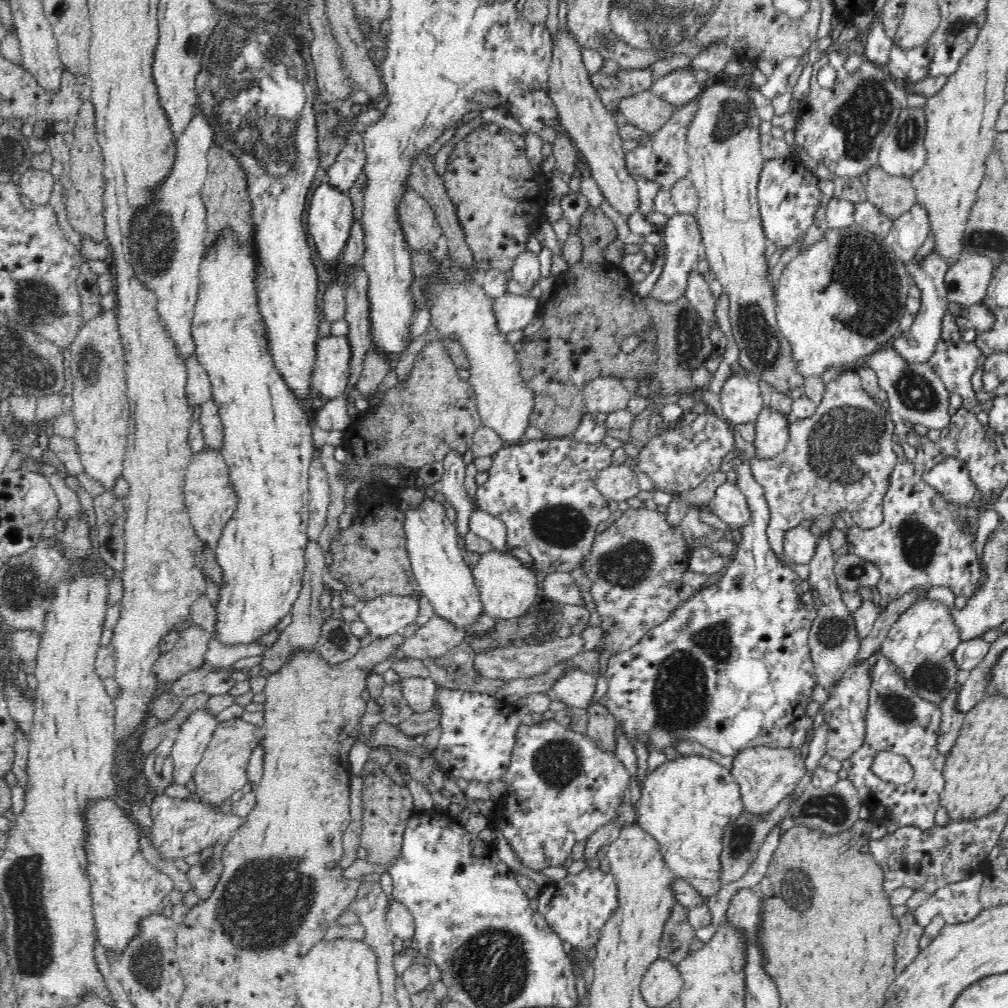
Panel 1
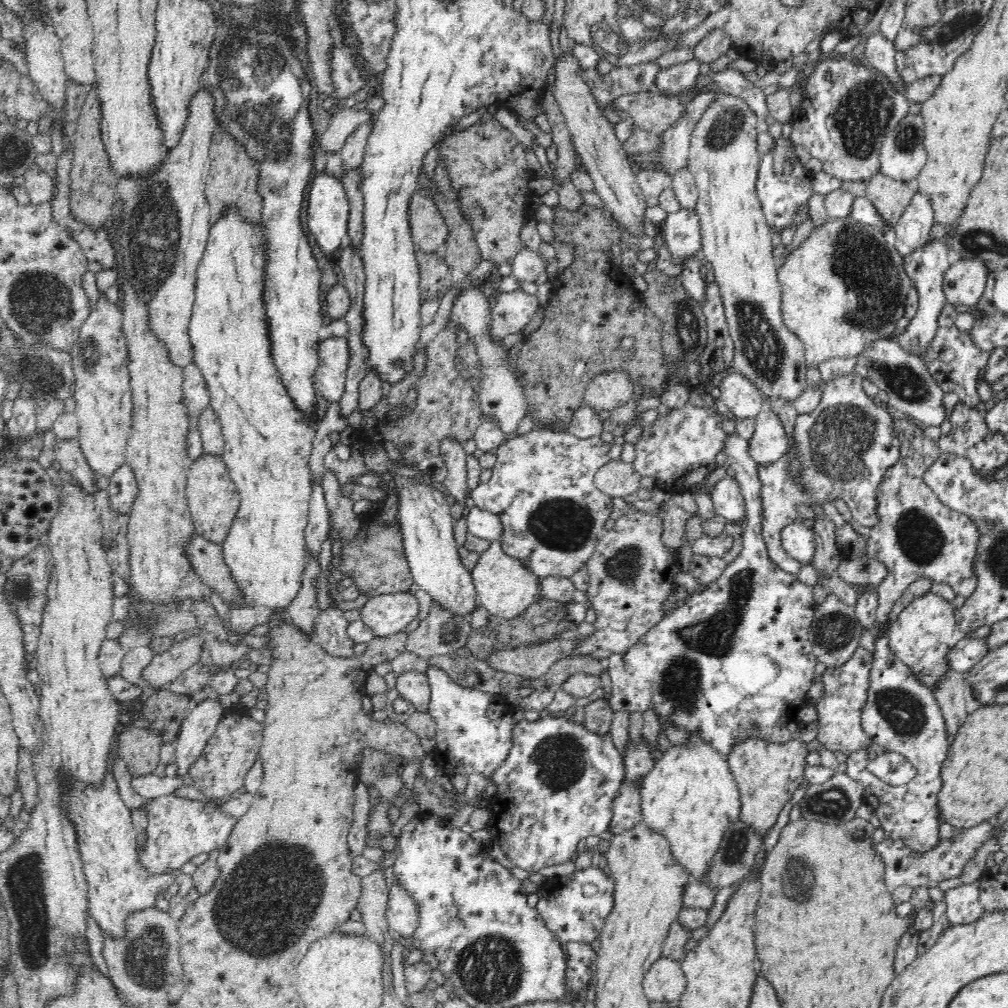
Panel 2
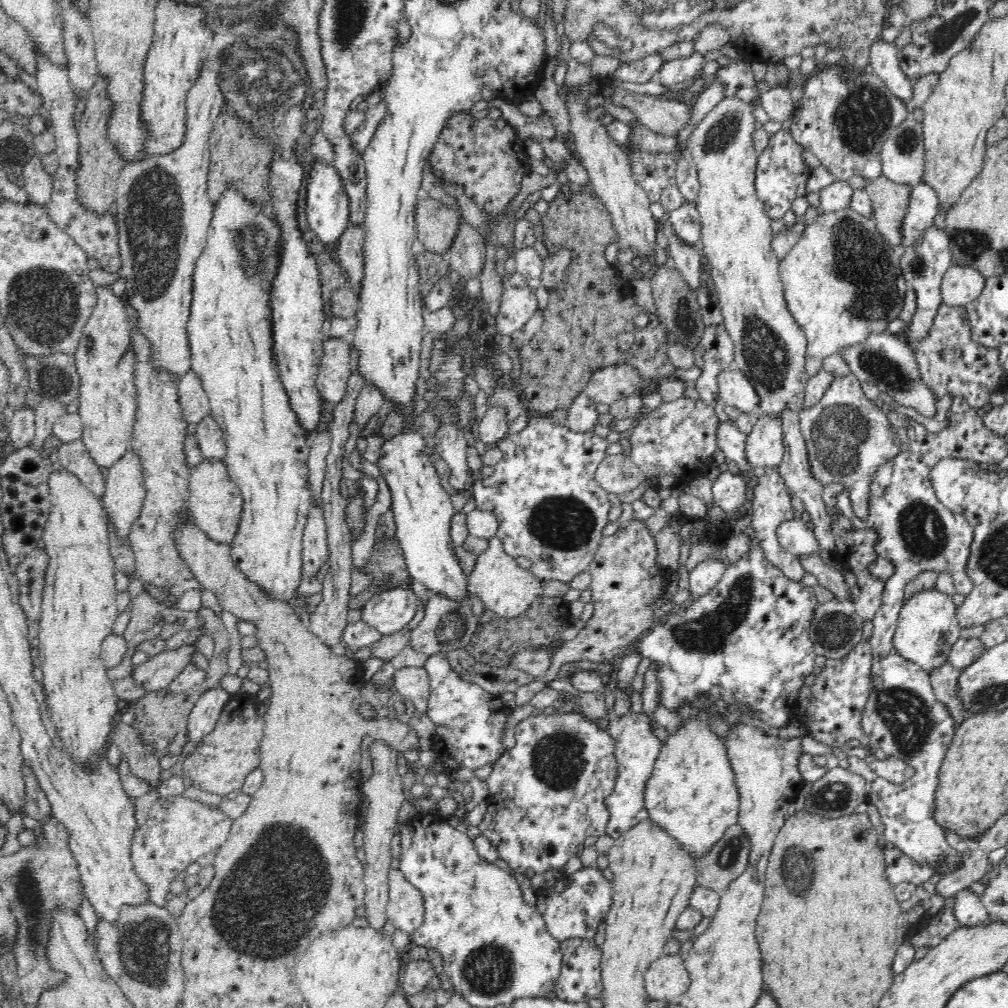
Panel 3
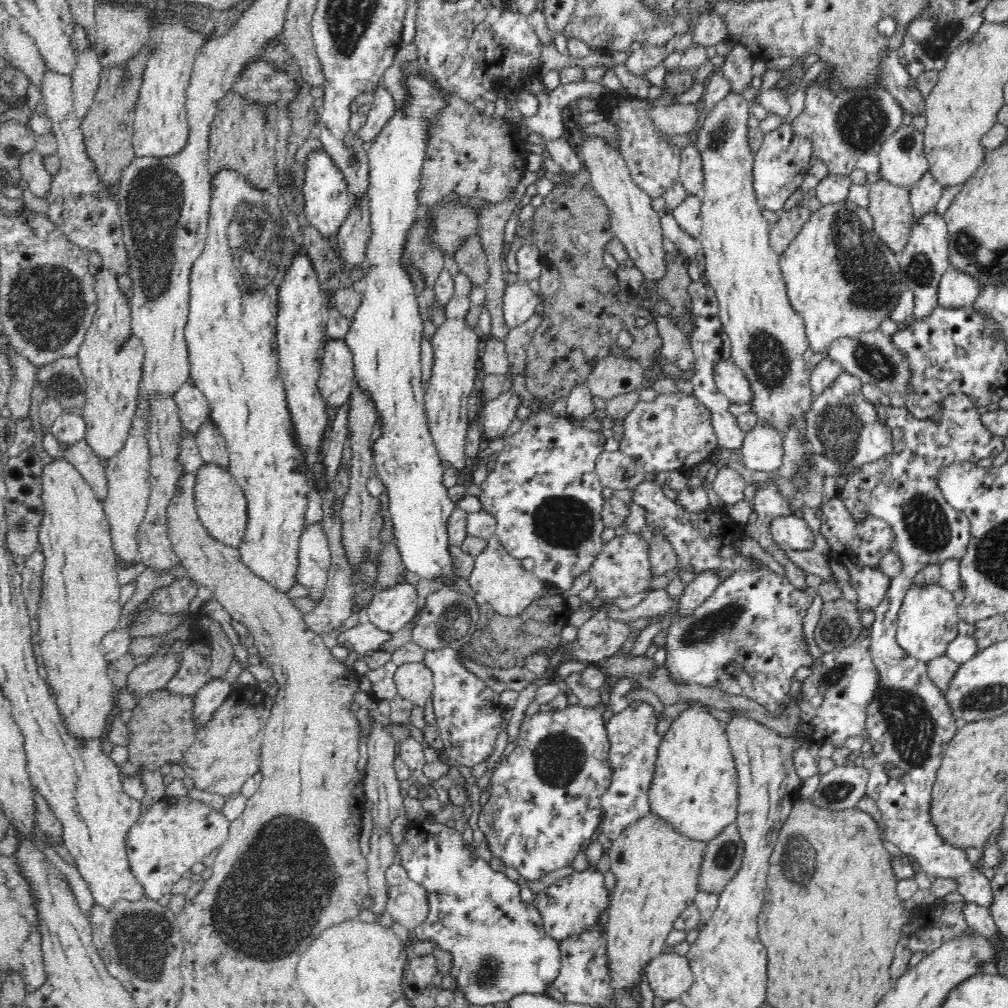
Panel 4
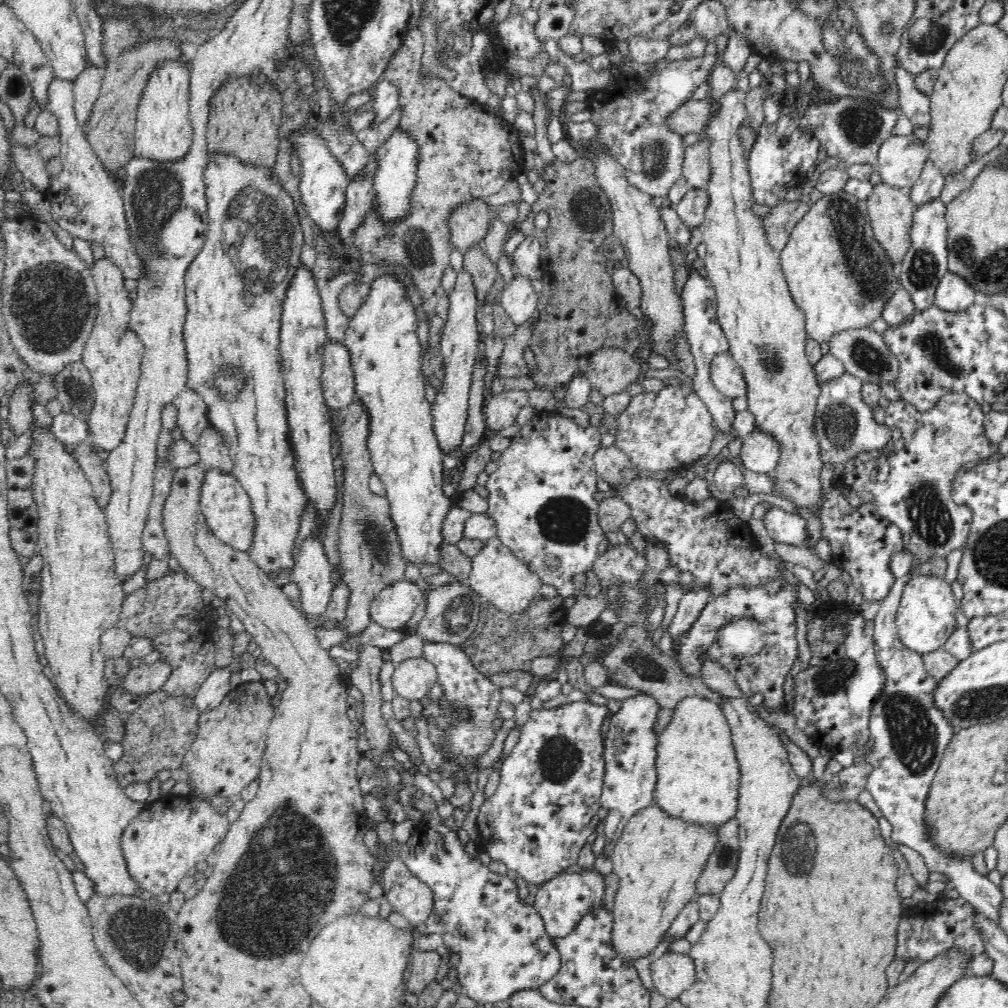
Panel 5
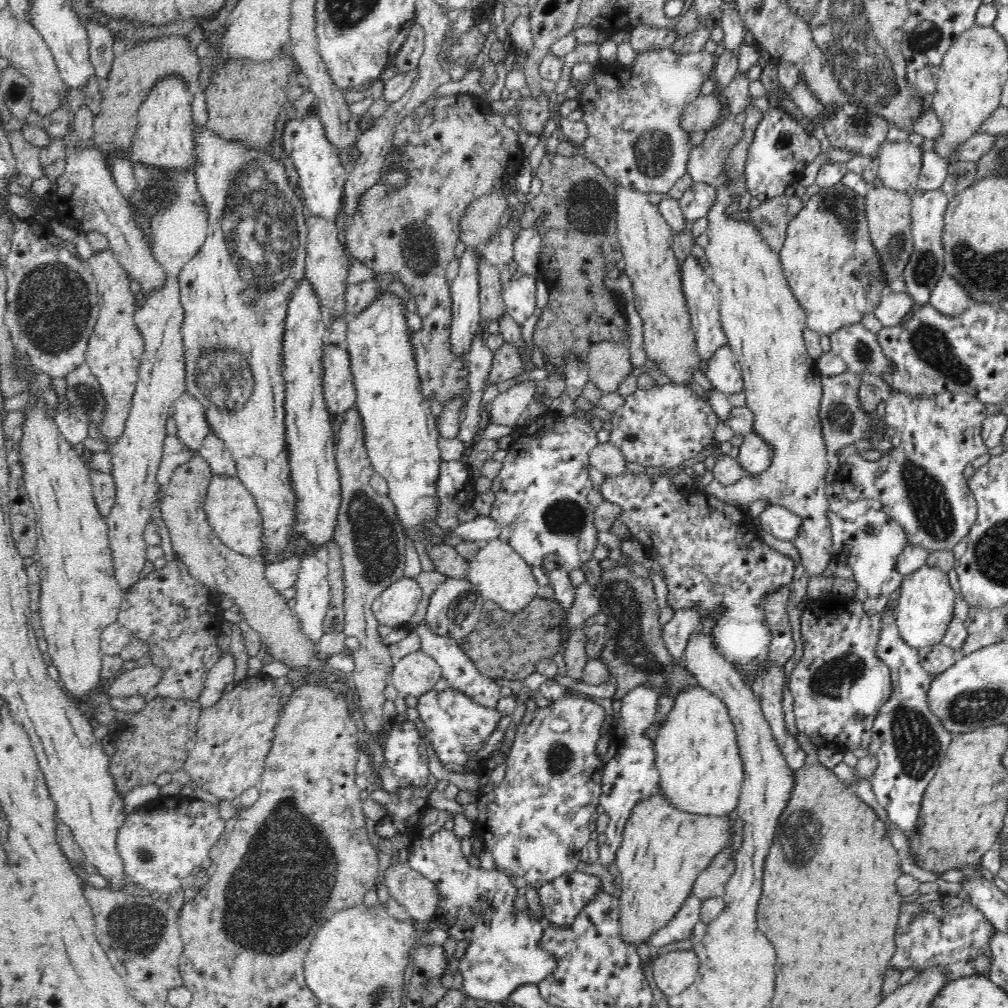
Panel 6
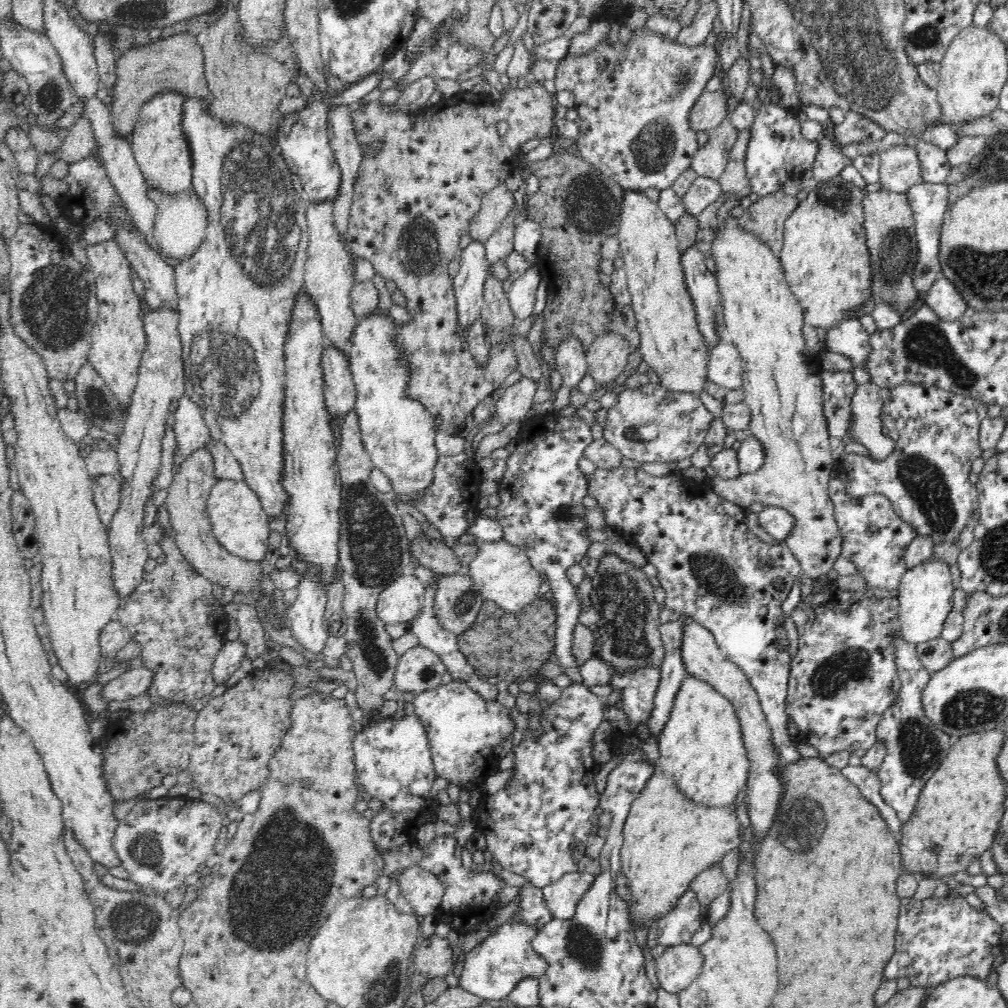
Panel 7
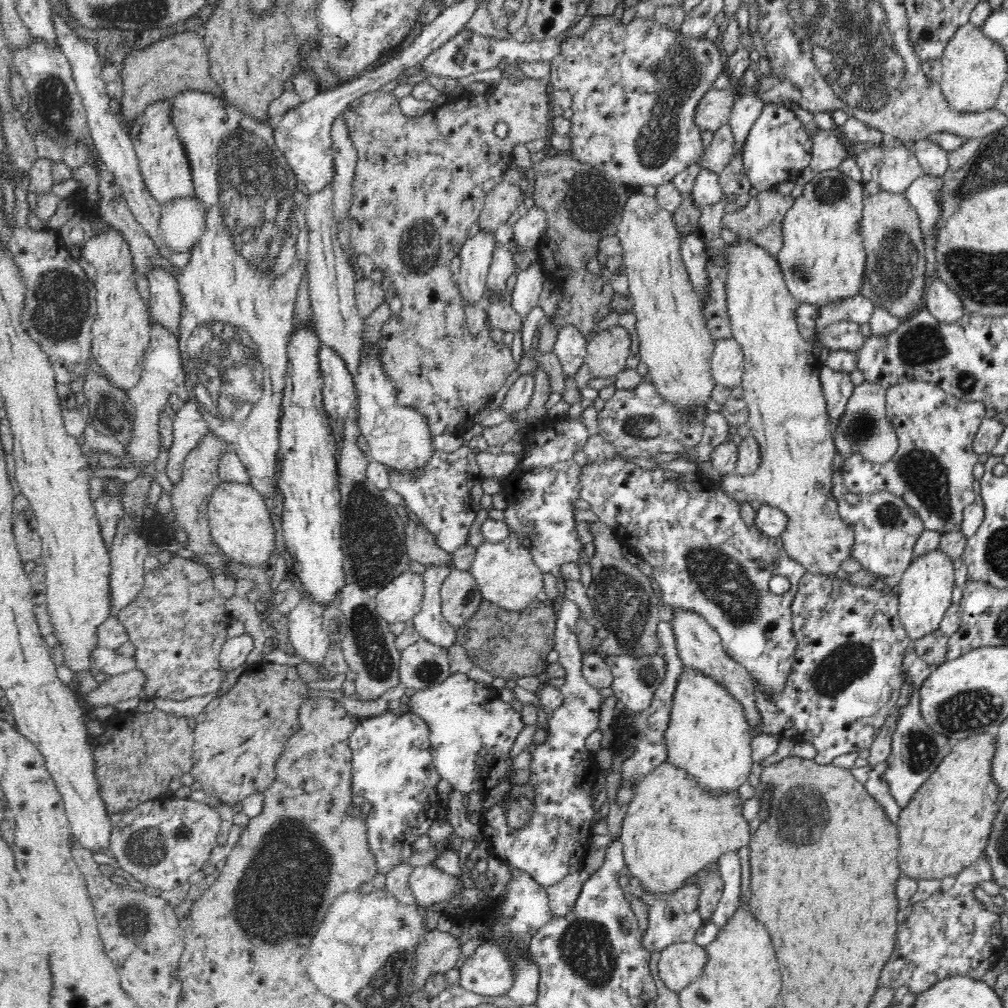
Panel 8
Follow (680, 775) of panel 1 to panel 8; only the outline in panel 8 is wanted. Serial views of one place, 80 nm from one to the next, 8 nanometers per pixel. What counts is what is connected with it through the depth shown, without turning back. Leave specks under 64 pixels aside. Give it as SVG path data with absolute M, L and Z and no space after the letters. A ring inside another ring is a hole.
M686 668L674 691L665 742L666 762L686 771L686 775L711 796L734 794L747 782L754 764L749 725L742 705L722 685Z

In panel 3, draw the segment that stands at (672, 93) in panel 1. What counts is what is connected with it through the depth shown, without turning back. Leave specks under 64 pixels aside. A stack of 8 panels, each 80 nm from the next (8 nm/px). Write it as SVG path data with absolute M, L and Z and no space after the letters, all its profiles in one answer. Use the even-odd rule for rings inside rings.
M695 51L690 58L666 61L658 72L659 82L664 86L682 84L698 76L703 65L704 57Z

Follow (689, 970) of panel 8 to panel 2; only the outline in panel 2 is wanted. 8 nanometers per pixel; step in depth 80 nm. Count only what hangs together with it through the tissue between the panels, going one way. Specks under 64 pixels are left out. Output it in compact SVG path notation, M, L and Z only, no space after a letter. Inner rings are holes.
M660 957L644 975L642 988L649 1002L679 1000L686 986L686 977L677 960Z

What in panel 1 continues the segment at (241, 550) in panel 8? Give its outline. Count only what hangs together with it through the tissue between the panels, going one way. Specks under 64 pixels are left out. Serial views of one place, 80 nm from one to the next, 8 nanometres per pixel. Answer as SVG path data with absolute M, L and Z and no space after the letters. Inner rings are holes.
M204 446L200 452L192 454L192 460L186 468L183 491L188 516L192 521L197 538L204 544L216 544L222 535L222 528L232 518L238 502L228 465L220 449L214 450Z

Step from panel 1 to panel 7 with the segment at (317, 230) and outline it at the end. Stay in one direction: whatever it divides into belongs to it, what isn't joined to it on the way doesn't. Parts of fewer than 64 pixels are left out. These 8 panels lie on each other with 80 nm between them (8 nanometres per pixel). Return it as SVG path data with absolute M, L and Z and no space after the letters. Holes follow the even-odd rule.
M380 70L378 73L363 78L360 82L350 85L344 92L338 92L335 97L311 99L304 109L288 113L278 129L276 143L281 155L285 158L287 166L292 174L297 175L298 187L301 187L301 194L309 204L319 205L320 203L330 203L336 200L338 189L341 183L341 170L336 162L333 148L331 147L326 128L326 118L328 110L334 104L348 104L353 106L362 96L374 90L384 75Z

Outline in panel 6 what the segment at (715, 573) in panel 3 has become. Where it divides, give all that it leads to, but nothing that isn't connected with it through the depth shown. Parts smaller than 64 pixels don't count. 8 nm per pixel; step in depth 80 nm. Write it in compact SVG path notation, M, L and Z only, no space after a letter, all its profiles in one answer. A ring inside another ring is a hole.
M699 604L674 609L669 622L661 626L661 636L666 648L678 663L683 664L683 654L688 646L689 636L701 622Z

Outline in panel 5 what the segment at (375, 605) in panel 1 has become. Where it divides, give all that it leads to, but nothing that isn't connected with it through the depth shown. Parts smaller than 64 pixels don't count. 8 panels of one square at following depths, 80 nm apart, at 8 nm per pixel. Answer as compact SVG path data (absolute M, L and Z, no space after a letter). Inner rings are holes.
M396 581L372 598L370 620L388 630L403 630L421 600L416 582Z

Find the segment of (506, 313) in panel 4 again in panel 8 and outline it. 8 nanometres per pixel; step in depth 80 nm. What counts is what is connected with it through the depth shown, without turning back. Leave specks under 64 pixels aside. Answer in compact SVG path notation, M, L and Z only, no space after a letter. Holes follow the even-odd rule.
M538 262L517 276L516 286L512 290L512 309L522 318L535 308L541 300L540 293L543 289L545 277Z

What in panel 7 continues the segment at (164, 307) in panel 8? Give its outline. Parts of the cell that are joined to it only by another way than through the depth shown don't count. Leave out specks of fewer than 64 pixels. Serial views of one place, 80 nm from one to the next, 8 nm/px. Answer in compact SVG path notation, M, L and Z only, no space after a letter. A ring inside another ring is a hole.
M90 152L86 158L69 164L69 173L63 178L68 185L64 195L60 196L59 205L62 209L62 217L70 223L79 226L87 226L97 219L103 220L114 231L113 241L124 252L127 262L133 271L134 277L138 277L144 284L144 305L148 309L157 309L164 306L176 309L178 306L174 277L174 266L168 264L152 249L145 240L145 236L133 223L132 217L127 214L127 208L111 183L107 170L95 154Z

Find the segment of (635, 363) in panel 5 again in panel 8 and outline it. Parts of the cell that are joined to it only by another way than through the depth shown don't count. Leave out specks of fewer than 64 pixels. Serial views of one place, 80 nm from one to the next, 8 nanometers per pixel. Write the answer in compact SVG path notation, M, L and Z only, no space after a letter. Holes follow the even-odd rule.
M616 326L587 341L585 363L592 377L612 379L624 370L630 354L630 336L624 328Z

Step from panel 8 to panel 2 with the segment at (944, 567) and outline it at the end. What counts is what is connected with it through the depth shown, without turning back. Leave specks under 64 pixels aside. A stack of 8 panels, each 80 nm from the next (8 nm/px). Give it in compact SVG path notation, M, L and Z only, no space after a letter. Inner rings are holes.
M928 592L910 602L888 628L890 651L912 671L916 680L930 689L932 694L943 676L951 669L950 650L964 638L964 631L954 618L954 610L952 602Z

